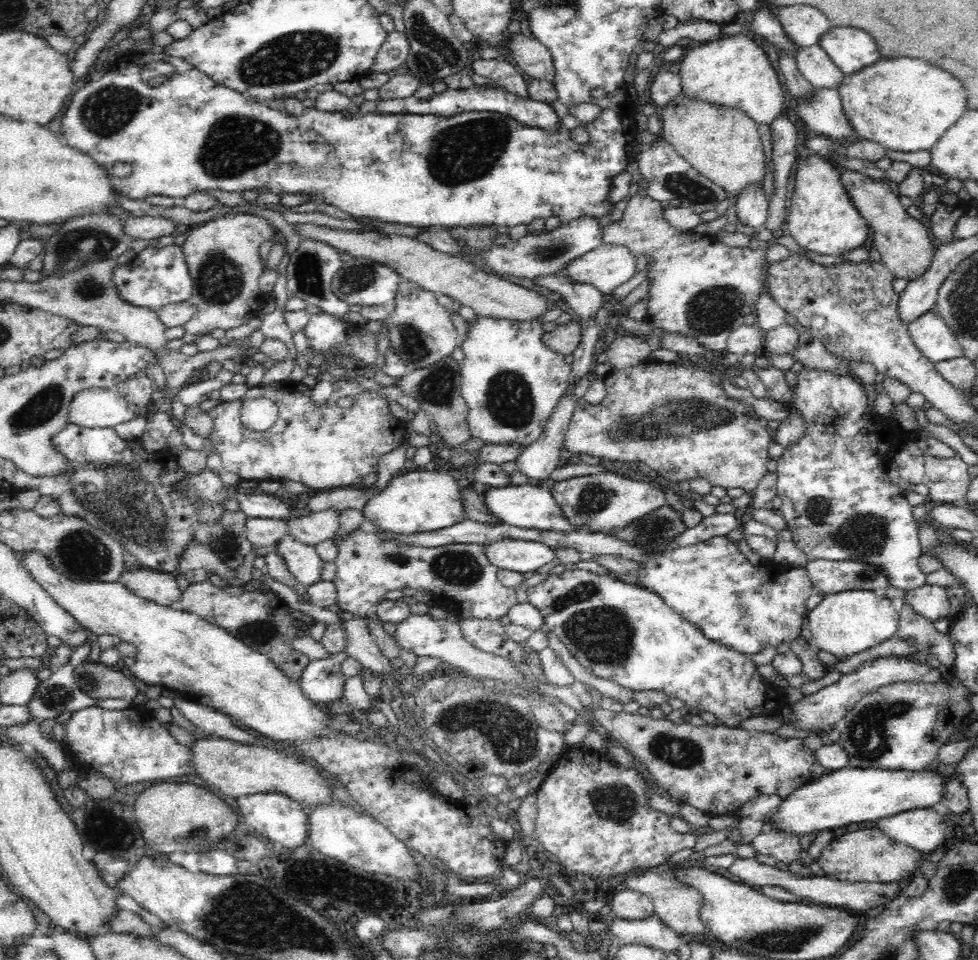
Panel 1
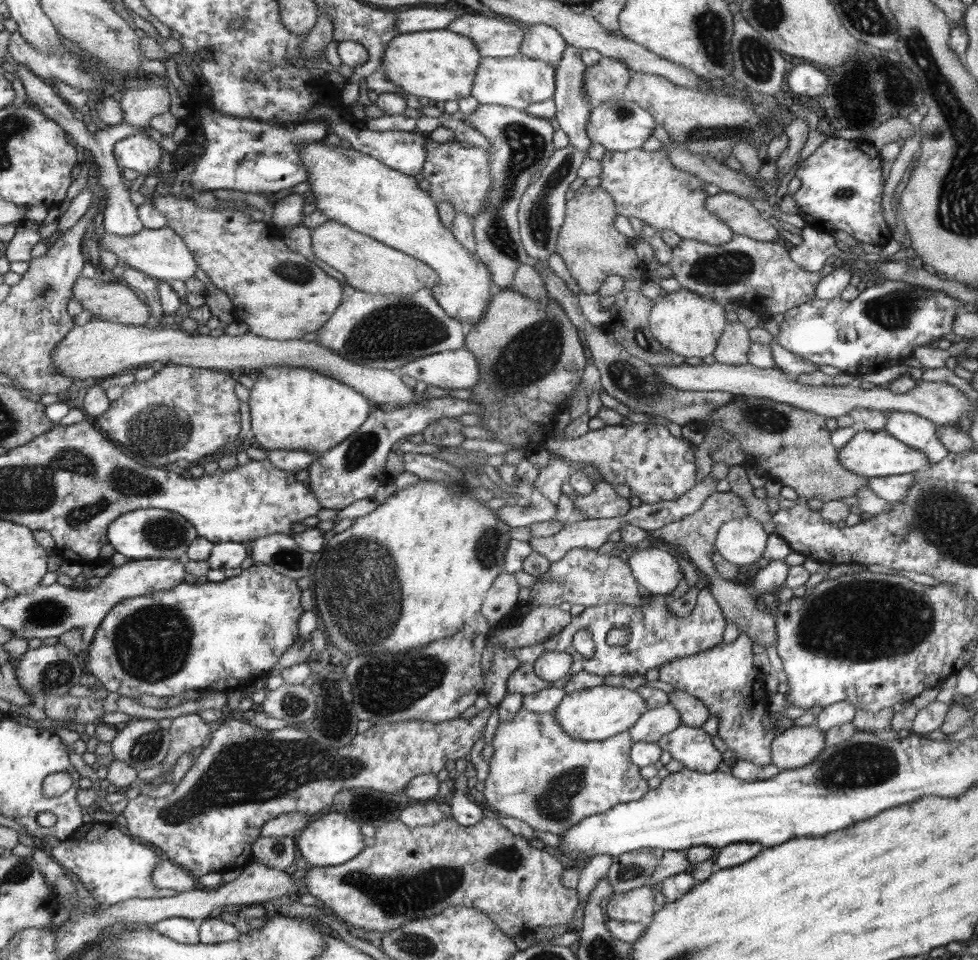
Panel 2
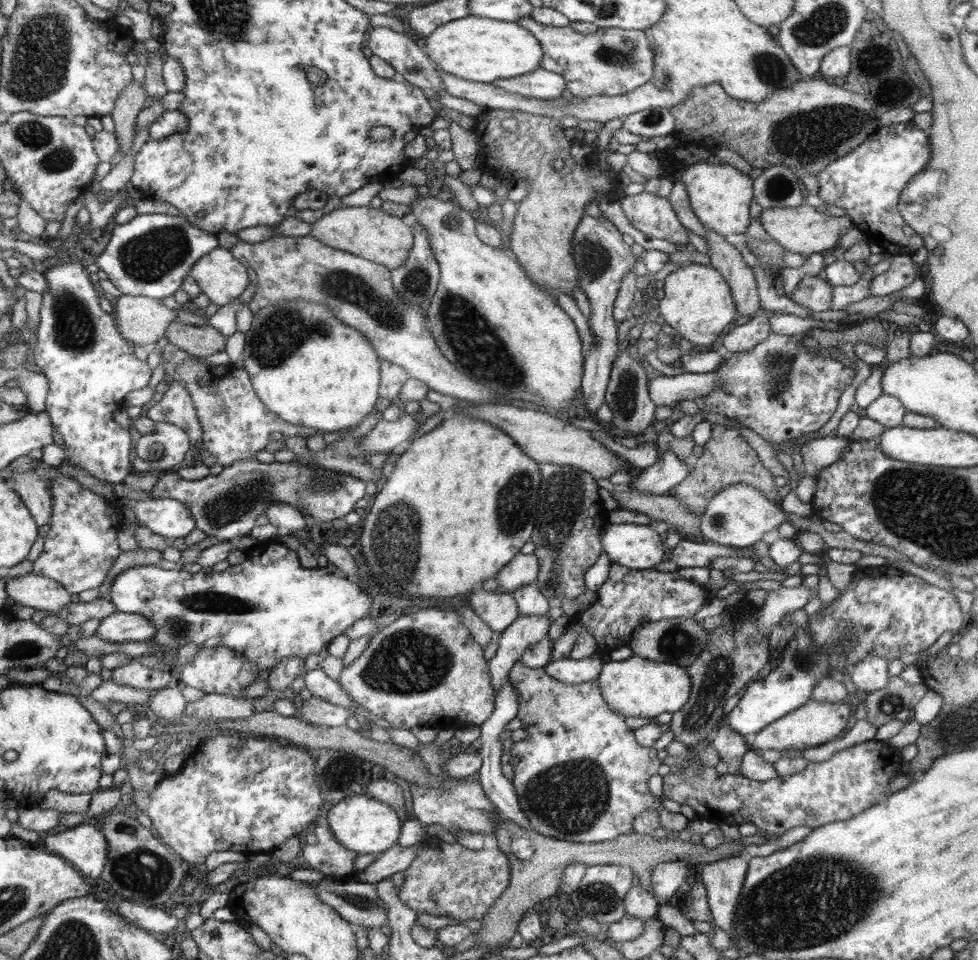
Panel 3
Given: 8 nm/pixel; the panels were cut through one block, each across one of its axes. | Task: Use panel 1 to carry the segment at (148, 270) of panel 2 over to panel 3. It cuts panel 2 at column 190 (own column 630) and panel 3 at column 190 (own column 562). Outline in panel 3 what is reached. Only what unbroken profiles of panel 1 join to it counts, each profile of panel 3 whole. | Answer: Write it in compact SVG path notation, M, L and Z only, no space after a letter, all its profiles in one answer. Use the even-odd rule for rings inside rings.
M220 246L195 263L189 275L216 306L232 303L249 284L248 270L242 262Z

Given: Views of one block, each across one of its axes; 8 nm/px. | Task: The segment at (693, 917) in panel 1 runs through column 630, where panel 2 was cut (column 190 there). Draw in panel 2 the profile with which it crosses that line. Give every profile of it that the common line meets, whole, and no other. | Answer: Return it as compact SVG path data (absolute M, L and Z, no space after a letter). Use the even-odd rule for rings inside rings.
M163 858L153 872L153 883L158 888L171 889L172 892L186 892L196 889L194 876L188 874L182 866L176 866L173 861Z

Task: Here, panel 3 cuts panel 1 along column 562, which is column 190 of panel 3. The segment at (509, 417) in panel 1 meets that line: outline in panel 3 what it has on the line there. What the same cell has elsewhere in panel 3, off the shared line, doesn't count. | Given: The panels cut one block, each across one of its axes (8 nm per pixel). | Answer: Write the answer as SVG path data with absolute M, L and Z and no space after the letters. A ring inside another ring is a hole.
M170 343L163 349L162 362L165 361L168 364L162 386L164 387L172 381L180 381L187 388L203 428L203 448L211 453L210 456L216 457L216 462L224 469L233 467L234 464L242 462L242 460L256 460L254 452L266 448L271 432L281 432L286 438L318 434L318 430L315 428L290 424L289 421L282 420L277 413L274 413L257 395L249 372L246 372L242 366L212 365L202 361L200 357L192 356L184 349L178 348L176 344Z

